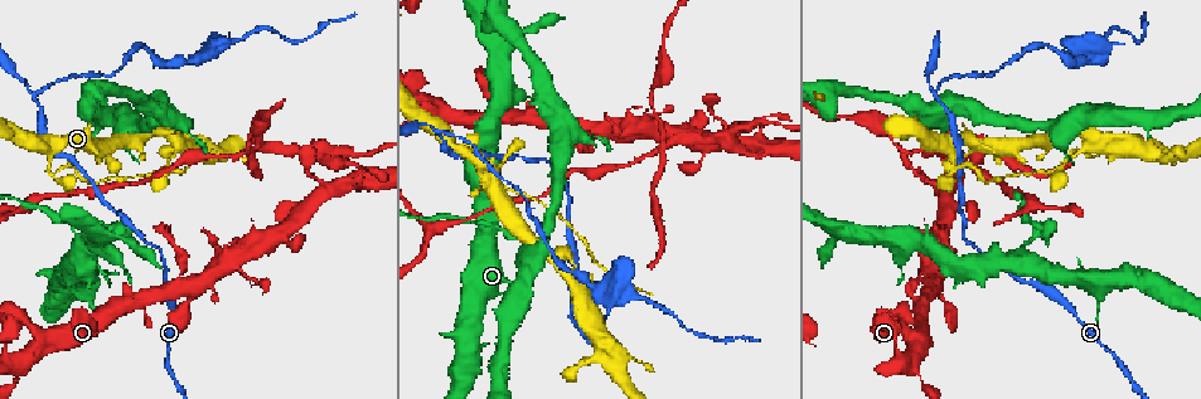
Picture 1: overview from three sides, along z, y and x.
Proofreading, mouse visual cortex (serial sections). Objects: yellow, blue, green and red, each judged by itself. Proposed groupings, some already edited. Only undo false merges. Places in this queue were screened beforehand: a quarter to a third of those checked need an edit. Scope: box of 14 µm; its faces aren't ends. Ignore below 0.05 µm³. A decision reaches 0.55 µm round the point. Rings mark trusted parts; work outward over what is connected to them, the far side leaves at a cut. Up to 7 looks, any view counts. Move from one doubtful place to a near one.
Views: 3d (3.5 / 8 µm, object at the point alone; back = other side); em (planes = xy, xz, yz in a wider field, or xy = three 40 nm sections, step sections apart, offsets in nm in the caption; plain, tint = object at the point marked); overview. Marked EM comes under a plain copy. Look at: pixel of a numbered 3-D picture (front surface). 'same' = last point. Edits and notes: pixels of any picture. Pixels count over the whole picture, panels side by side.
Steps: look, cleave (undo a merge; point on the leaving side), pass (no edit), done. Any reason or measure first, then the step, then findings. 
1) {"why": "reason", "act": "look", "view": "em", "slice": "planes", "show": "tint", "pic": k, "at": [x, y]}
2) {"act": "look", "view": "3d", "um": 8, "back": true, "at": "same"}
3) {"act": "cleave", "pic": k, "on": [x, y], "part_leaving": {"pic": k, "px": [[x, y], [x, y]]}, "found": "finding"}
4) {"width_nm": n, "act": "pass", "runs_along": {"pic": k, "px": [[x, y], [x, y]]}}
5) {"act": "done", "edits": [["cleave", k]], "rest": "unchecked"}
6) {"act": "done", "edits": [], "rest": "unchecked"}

{"why": "sharp bend", "act": "look", "view": "em", "slice": "xy", "step": 3, "show": "tint", "pic": 1, "at": [55, 173]}

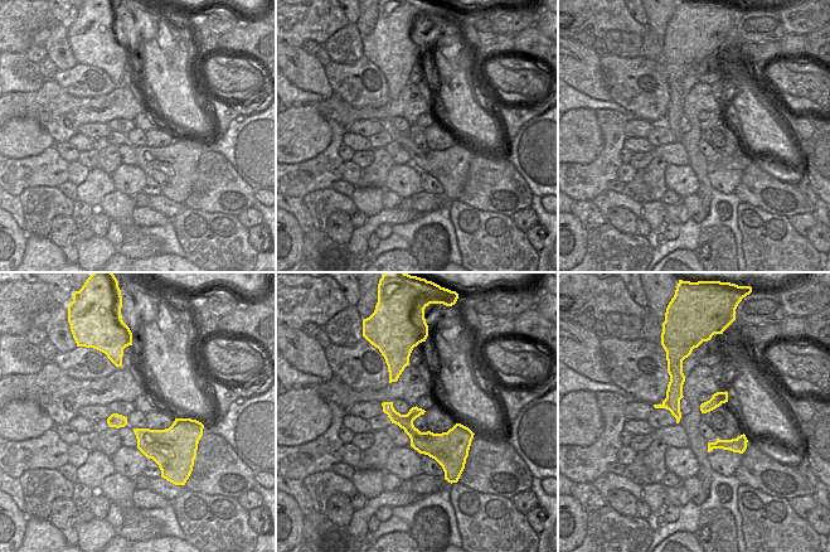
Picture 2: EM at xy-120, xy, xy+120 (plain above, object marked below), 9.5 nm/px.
{"why": "see where the arms go", "act": "look", "view": "3d", "um": 3.5, "at": "same"}

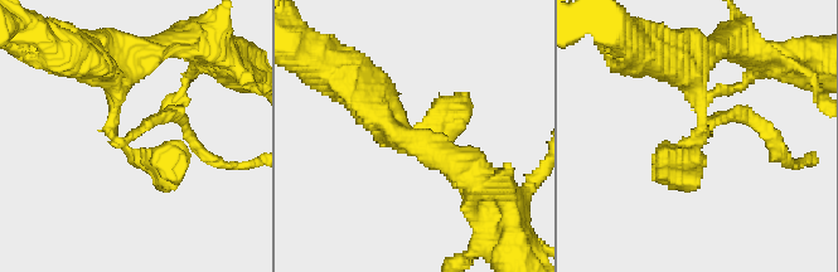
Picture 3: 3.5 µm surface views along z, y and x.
{"arms": 3, "arm_widths_nm": [150, 300, 400], "act": "cleave", "pic": 3, "on": [726, 115], "part_leaving": {"pic": 3, "px": [[129, 139], [175, 111], [195, 146]]}, "found": "a second cell is stuck on"}

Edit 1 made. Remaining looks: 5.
{"why": "sharp bend", "act": "look", "view": "3d", "um": 3.5, "pic": 1, "at": [116, 231]}

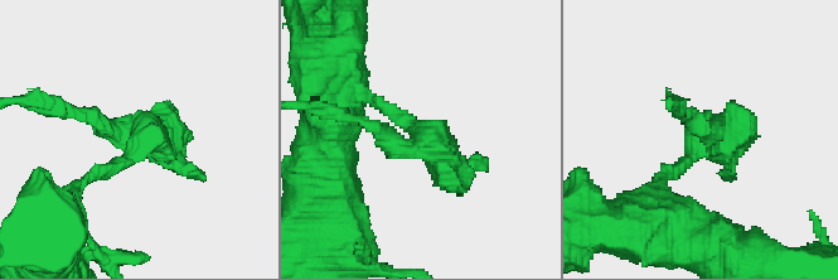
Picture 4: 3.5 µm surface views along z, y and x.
{"act": "look", "view": "em", "slice": "xy", "step": 5, "show": "tint", "pic": 4, "at": [418, 138]}

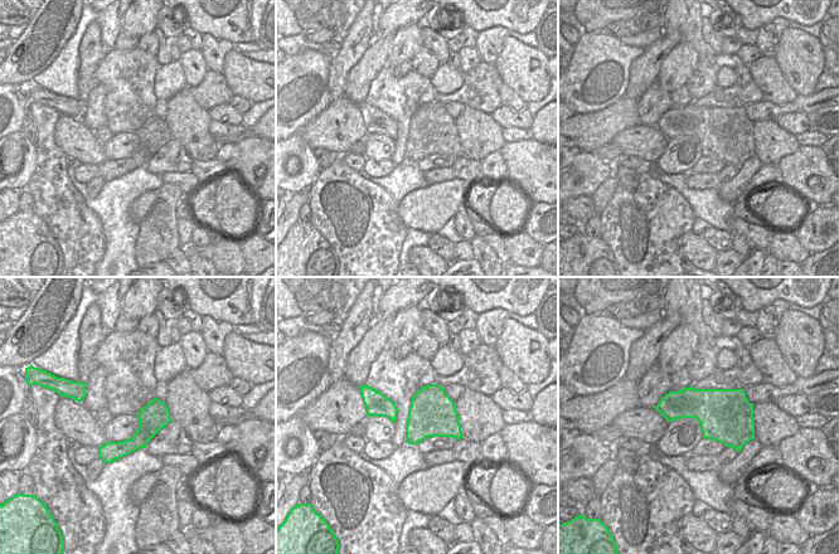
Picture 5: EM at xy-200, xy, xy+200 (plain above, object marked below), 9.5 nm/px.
{"act": "pass", "runs_along": {"pic": 4, "px": [[663, 183], [711, 133], [682, 112]]}, "found": "continuous, no second cell"}

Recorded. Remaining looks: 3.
{"why": "three arms meet", "act": "look", "view": "3d", "um": 3.5, "pic": 1, "at": [1095, 139]}

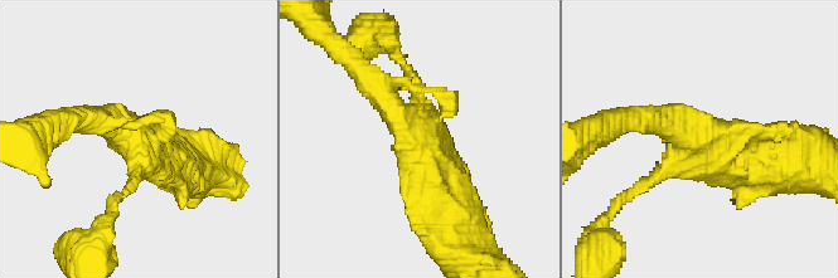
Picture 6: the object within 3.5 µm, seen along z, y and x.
{"act": "look", "view": "em", "slice": "xy", "step": 1, "show": "tint", "pic": 6, "at": [414, 136]}

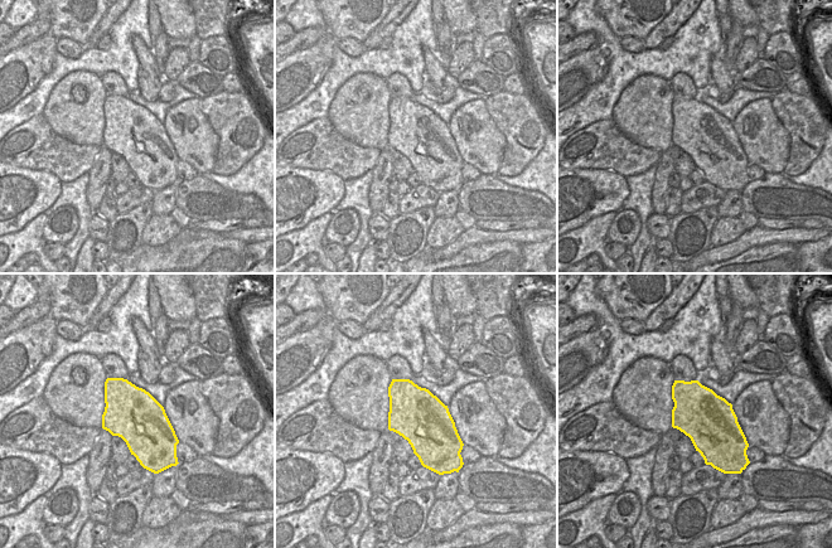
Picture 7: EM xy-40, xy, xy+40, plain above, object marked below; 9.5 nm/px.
{"act": "pass", "runs_along": {"pic": 6, "px": [[362, 76], [424, 140], [455, 198]]}, "found": "all the same cell"}

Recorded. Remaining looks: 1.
{"act": "done", "edits": [["cleave", 3]], "rest": "unchecked"}

